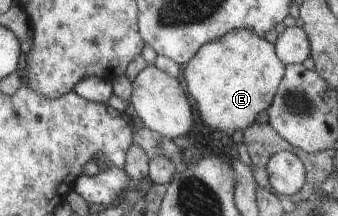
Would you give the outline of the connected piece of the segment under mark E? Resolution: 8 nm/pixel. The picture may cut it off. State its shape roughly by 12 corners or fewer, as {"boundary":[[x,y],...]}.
{"boundary":[[227,32],[187,62],[201,120],[233,135],[268,110],[307,34]]}

